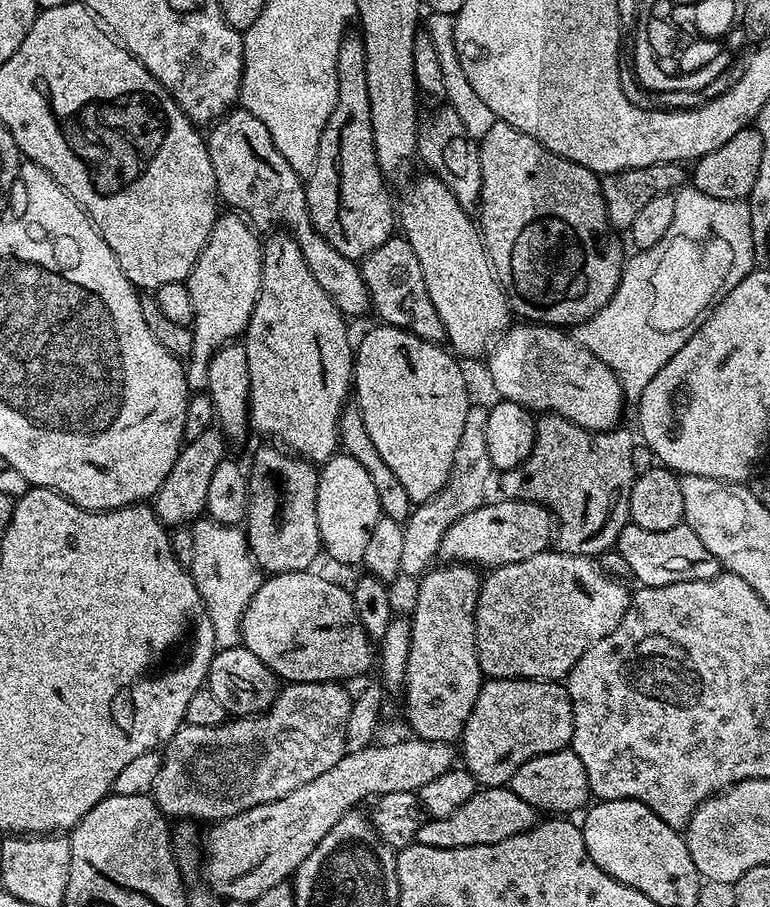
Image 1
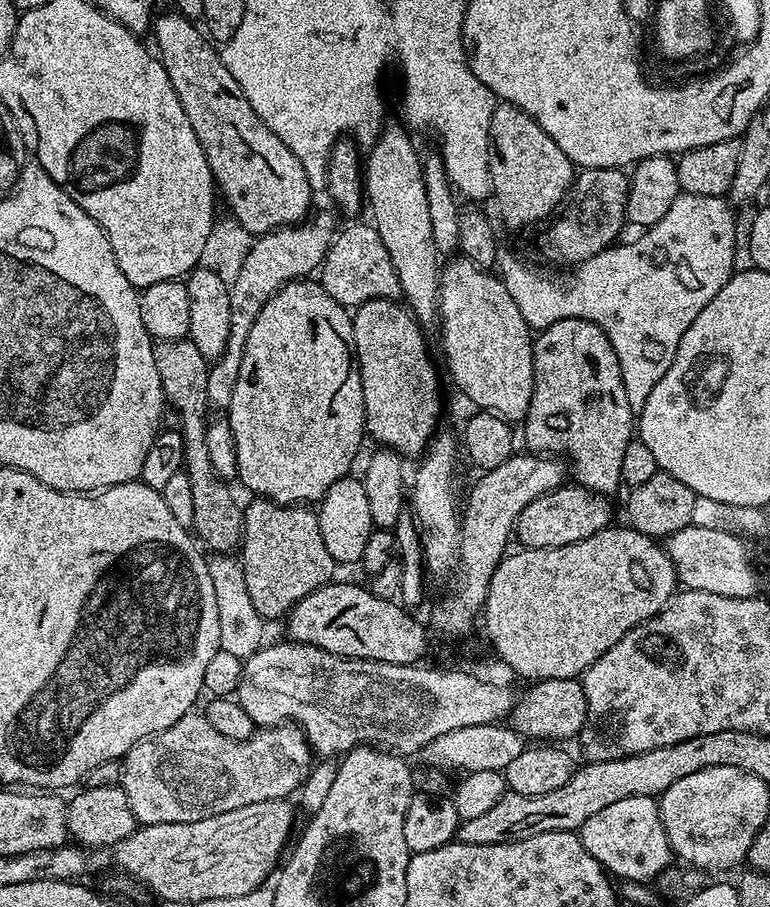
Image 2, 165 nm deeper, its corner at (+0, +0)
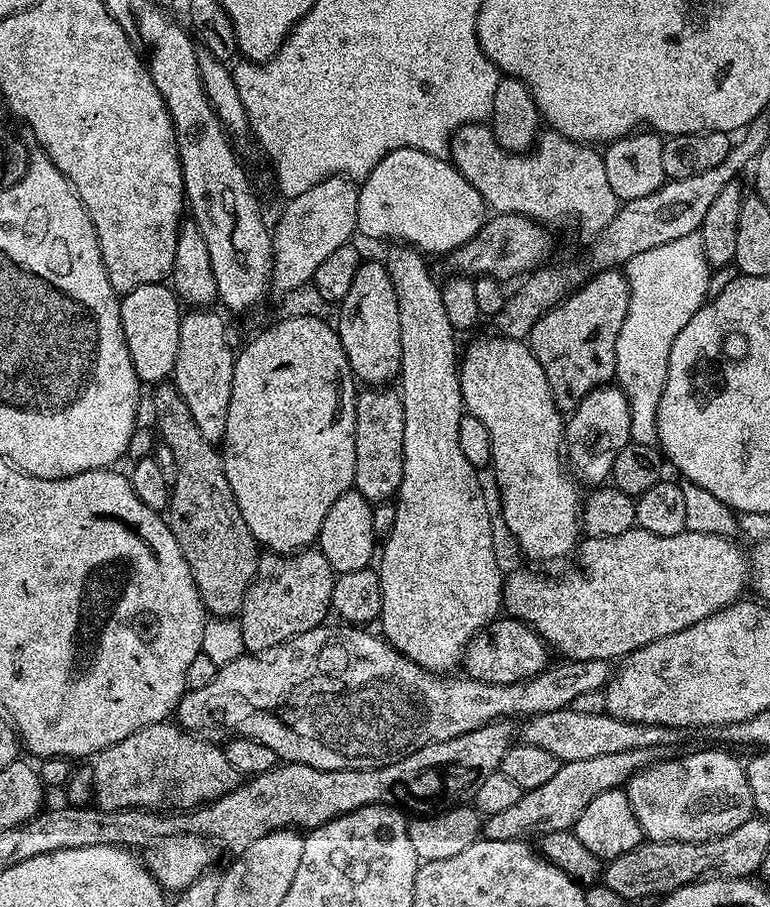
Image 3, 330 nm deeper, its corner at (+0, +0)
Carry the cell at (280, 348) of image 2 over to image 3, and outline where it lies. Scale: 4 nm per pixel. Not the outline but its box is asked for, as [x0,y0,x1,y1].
[222,316,358,554]

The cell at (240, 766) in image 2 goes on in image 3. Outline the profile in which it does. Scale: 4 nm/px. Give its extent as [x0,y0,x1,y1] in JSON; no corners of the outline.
[91,722,242,812]

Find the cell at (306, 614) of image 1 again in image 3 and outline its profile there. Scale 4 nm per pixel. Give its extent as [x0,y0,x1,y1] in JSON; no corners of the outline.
[462,618,550,684]

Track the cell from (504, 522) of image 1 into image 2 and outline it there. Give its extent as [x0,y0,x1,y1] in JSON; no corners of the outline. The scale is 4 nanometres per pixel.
[518,486,613,548]

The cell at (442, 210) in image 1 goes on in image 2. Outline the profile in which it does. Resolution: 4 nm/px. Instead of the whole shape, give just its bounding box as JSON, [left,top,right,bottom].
[440,258,534,422]

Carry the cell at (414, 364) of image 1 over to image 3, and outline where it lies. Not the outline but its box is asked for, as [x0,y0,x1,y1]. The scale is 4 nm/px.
[338,260,402,386]

